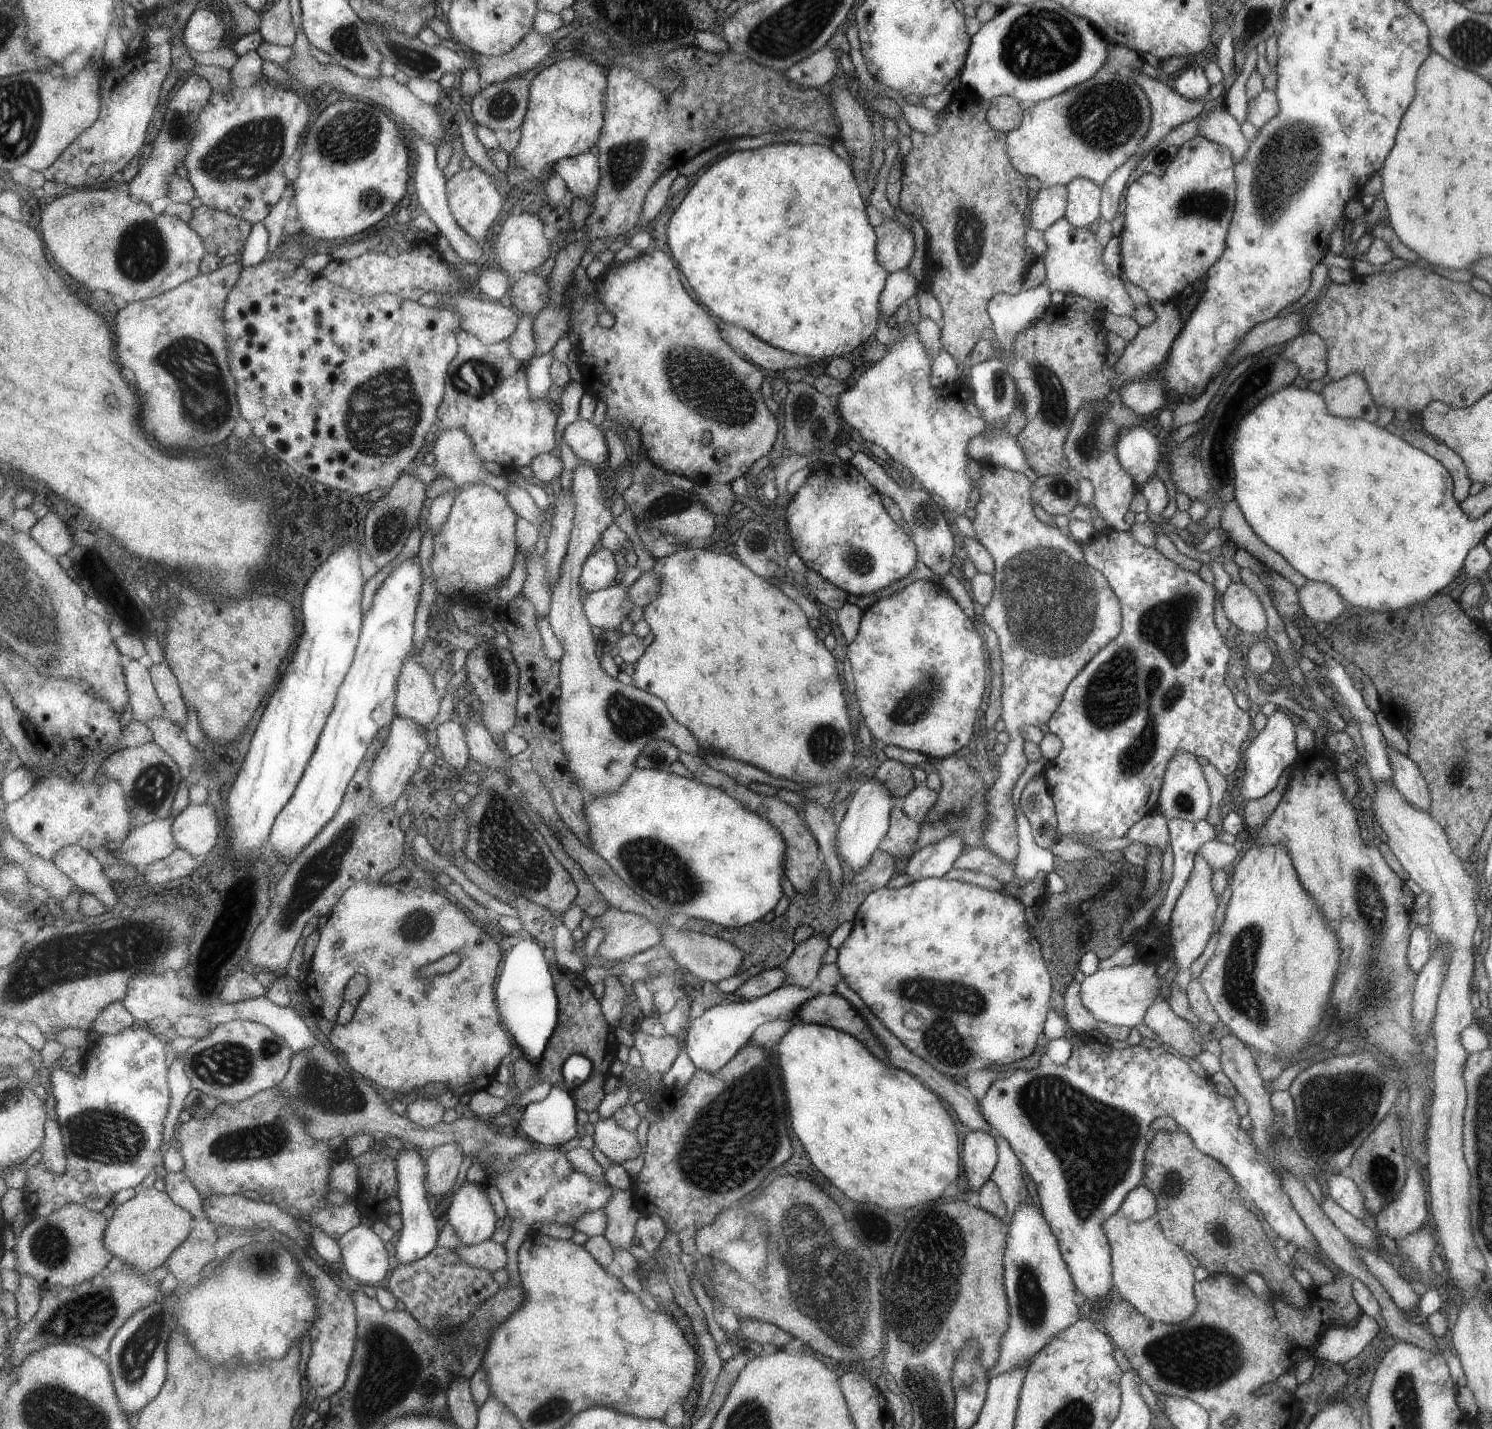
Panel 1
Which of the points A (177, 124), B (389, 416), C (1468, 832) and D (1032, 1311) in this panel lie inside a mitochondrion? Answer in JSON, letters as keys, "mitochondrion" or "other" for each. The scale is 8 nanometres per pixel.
{"A":"mitochondrion","B":"mitochondrion","C":"other","D":"mitochondrion"}

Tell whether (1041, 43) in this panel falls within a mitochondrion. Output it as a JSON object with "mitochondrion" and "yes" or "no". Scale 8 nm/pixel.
{"mitochondrion":"yes"}

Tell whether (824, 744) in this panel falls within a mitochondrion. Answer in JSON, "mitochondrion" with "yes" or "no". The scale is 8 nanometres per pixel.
{"mitochondrion":"yes"}

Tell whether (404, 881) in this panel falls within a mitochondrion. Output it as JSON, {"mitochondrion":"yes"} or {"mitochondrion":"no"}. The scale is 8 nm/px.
{"mitochondrion":"no"}

